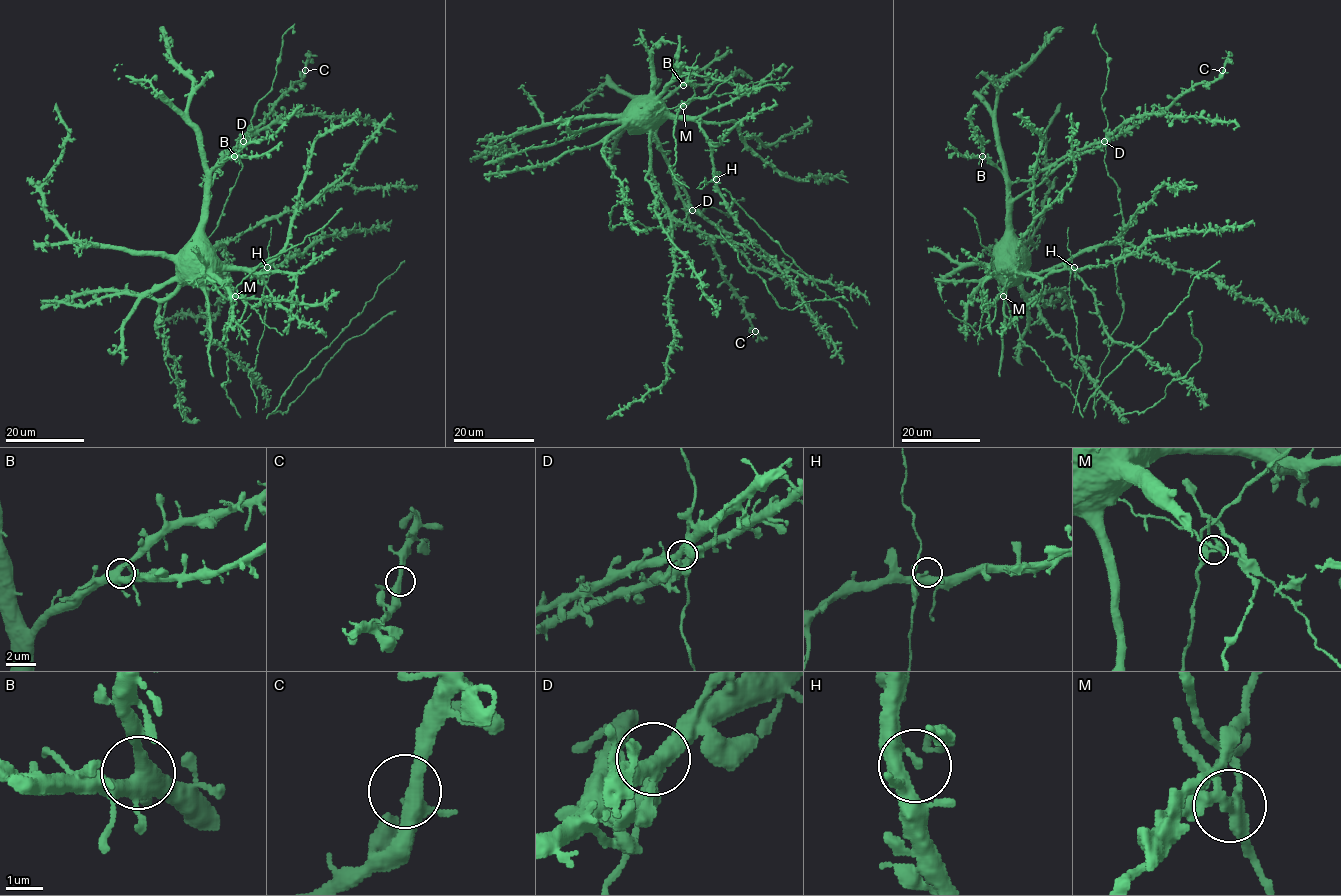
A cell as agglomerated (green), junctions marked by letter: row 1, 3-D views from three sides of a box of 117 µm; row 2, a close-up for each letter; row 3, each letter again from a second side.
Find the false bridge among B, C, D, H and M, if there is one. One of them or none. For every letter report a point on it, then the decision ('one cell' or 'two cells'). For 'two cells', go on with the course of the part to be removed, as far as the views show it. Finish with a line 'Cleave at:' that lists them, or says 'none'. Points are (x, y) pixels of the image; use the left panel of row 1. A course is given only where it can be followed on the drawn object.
B: (234, 156) | one cell
C: (305, 70) | one cell
D: (243, 141) | one cell
H: (267, 267) | one cell
M: (235, 296) | two cells | (234, 296), (245, 304), (245, 311), (237, 324), (238, 334), (251, 313)
Cleave at: M

